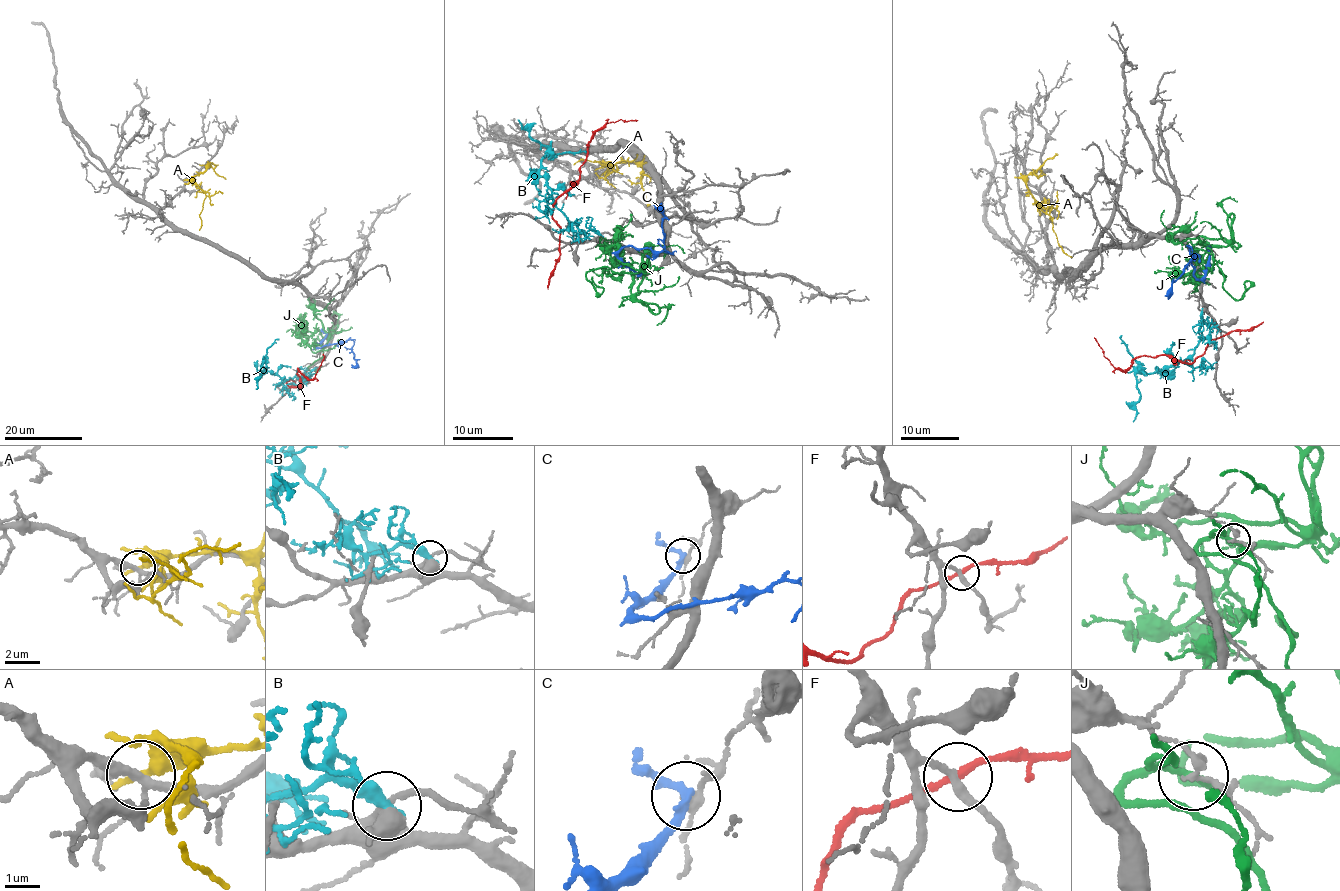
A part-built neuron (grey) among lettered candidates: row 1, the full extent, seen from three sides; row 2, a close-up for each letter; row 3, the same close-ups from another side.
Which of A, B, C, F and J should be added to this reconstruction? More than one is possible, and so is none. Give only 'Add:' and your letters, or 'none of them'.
Add: none of them

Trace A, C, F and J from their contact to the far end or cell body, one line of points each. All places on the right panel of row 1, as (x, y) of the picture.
A: (1042, 206), (1039, 207), (1048, 209), (1052, 230), (1062, 250), (1072, 257)
C: (1208, 247), (1202, 278), (1193, 275), (1191, 247), (1189, 263), (1165, 296)
F: (1228, 334), (1211, 340), (1197, 358), (1185, 363), (1162, 354), (1141, 356), (1123, 371), (1113, 366), (1094, 338)
J: (1205, 245), (1206, 238), (1222, 238), (1227, 244), (1203, 254), (1197, 284), (1211, 272), (1212, 254), (1206, 248)

